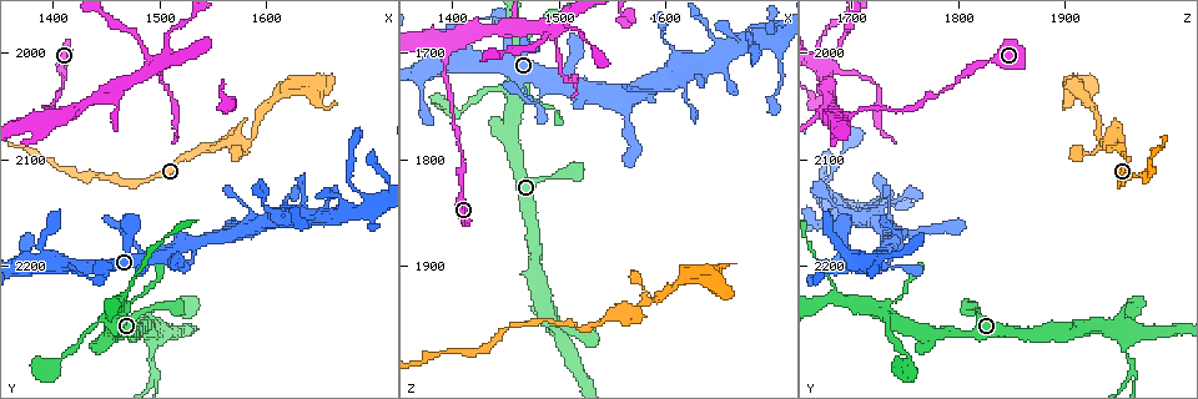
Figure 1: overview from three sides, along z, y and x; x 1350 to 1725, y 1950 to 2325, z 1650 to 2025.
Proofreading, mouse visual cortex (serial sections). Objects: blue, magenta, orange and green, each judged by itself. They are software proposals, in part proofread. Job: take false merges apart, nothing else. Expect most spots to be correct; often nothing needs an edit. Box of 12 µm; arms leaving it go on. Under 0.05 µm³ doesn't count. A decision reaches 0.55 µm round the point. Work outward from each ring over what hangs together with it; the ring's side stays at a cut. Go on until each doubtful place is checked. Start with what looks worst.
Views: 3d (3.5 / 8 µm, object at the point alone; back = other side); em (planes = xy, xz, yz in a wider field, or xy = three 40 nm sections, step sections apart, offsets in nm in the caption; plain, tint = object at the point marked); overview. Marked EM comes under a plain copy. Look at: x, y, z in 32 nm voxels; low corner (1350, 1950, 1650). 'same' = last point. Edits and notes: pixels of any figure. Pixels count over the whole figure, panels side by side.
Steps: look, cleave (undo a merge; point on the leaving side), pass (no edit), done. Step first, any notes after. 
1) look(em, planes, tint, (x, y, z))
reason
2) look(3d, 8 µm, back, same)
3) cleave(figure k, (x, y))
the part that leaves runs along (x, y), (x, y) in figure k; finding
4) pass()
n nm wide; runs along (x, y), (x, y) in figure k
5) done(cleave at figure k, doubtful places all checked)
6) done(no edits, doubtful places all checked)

look(3d, 3.5 µm, (1492, 2294, 1964))
two arms in line, one across

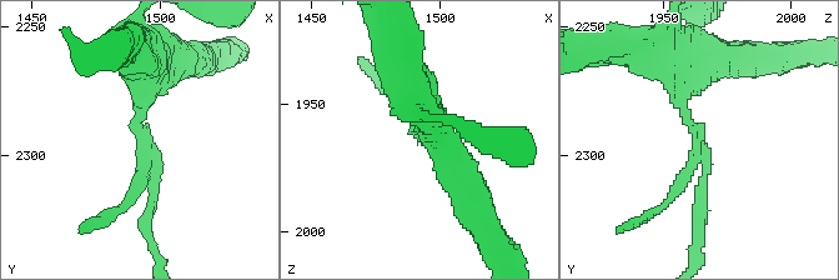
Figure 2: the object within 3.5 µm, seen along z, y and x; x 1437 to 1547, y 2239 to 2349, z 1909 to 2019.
look(em, xy, step 1, tint, (1493, 2295, 1964))
3 arms; arms of 150, 200, 250 nm

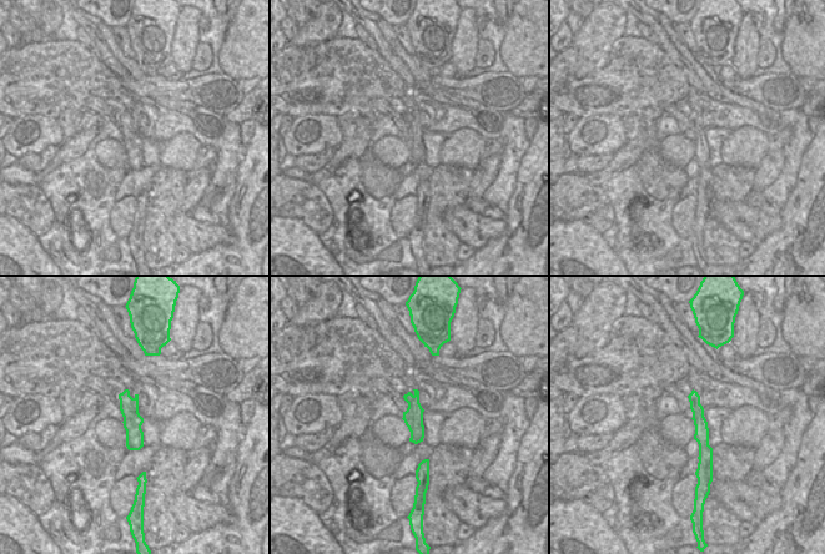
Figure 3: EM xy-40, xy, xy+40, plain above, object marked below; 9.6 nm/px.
look(em, planes, tint, same)
another direction

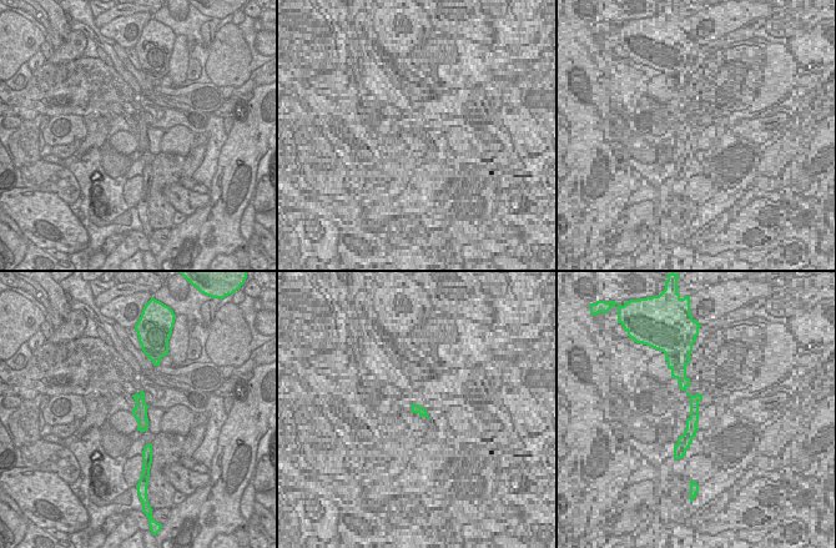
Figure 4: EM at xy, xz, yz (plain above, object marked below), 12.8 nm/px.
pass()
190 nm wide; runs along (142, 55), (142, 175), (120, 209) in figure 2; all the same cell

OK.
look(3d, 3.5 µm, (1582, 2086, 1936))
sharp bend

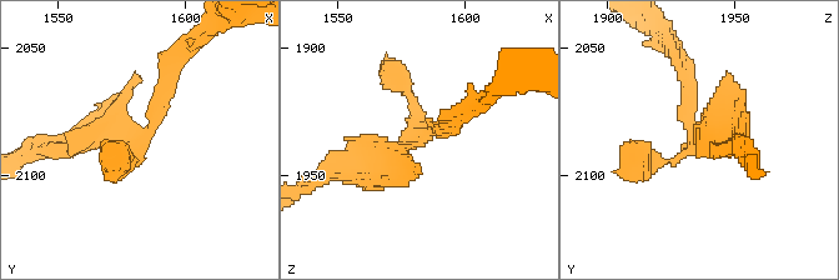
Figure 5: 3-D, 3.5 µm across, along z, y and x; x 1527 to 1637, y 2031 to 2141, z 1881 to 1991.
look(em, xy, step 1, tint, (1579, 2088, 1935))

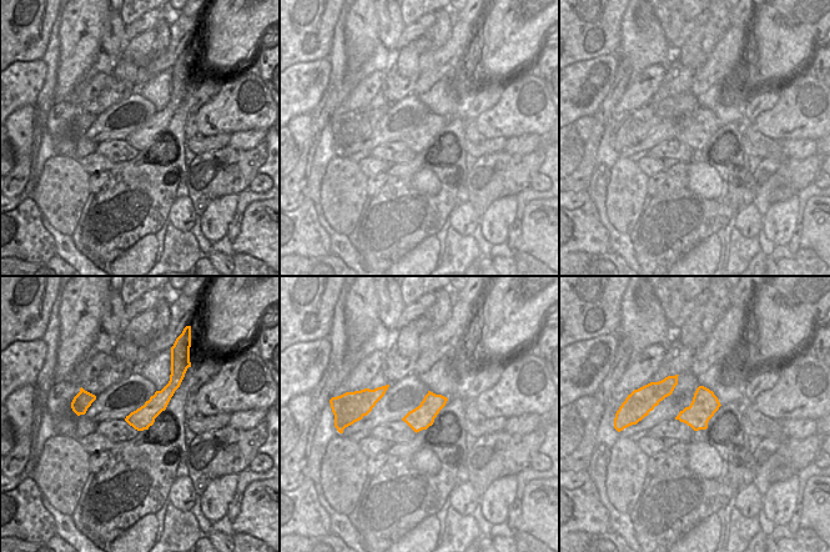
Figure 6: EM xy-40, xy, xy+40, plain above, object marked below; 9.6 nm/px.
look(em, xy, step 2, tint, same)
cut it another way

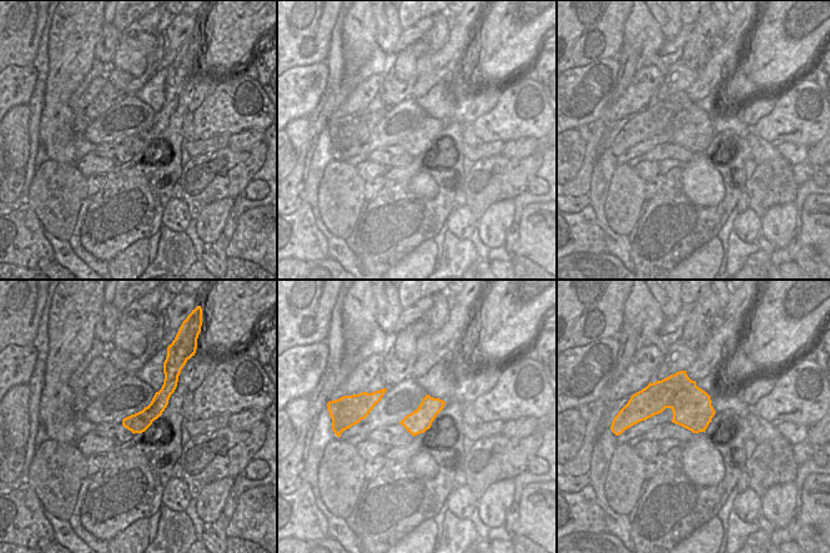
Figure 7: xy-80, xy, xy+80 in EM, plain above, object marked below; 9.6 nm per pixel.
pass()
220 nm wide; runs along (66, 146), (135, 143), (174, 70) in figure 5; one cell here

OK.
look(3d, 3.5 µm, (1492, 2016, 1678))
sharp bend

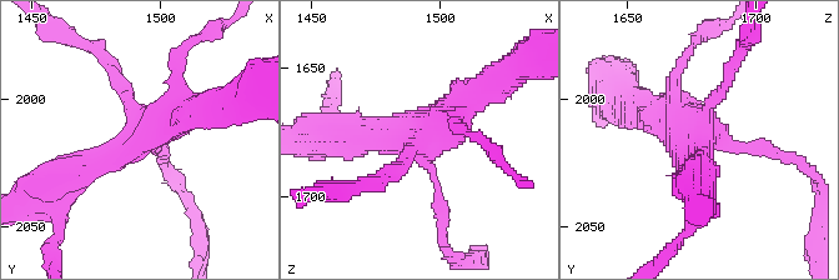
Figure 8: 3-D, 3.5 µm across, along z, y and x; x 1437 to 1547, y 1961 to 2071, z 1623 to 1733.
look(em, xy, step 3, tint, (1490, 2016, 1679))
4 arms; arms of 150, 150, 400, 500 nm

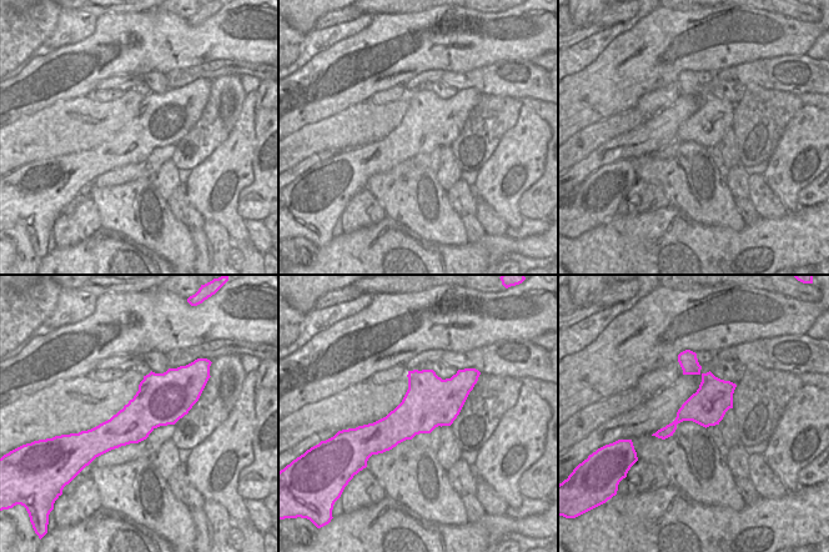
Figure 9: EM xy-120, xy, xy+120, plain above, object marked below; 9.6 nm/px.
look(em, planes, tint, same)
another direction

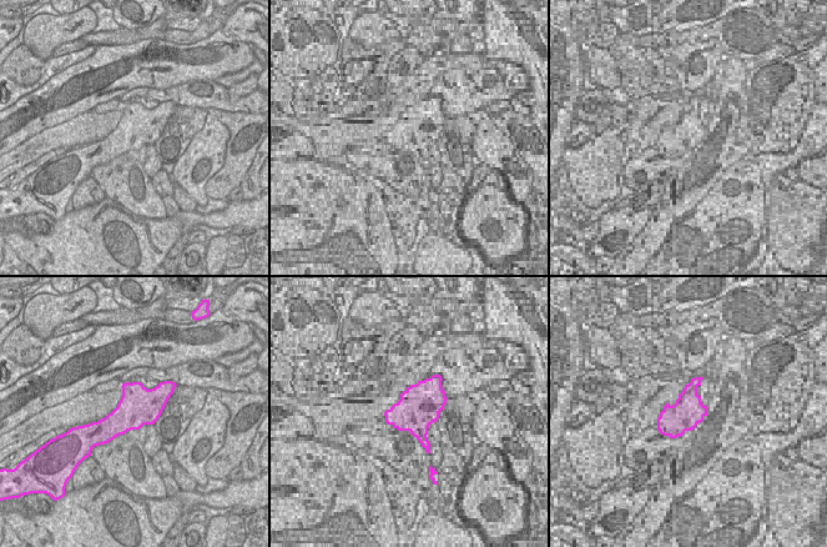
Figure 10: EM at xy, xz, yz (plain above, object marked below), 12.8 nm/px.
pass()
500 nm wide; runs along (63, 180), (177, 110), (200, 106) in figure 8; all the same cell

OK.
done(no edits, doubtful places all checked)

